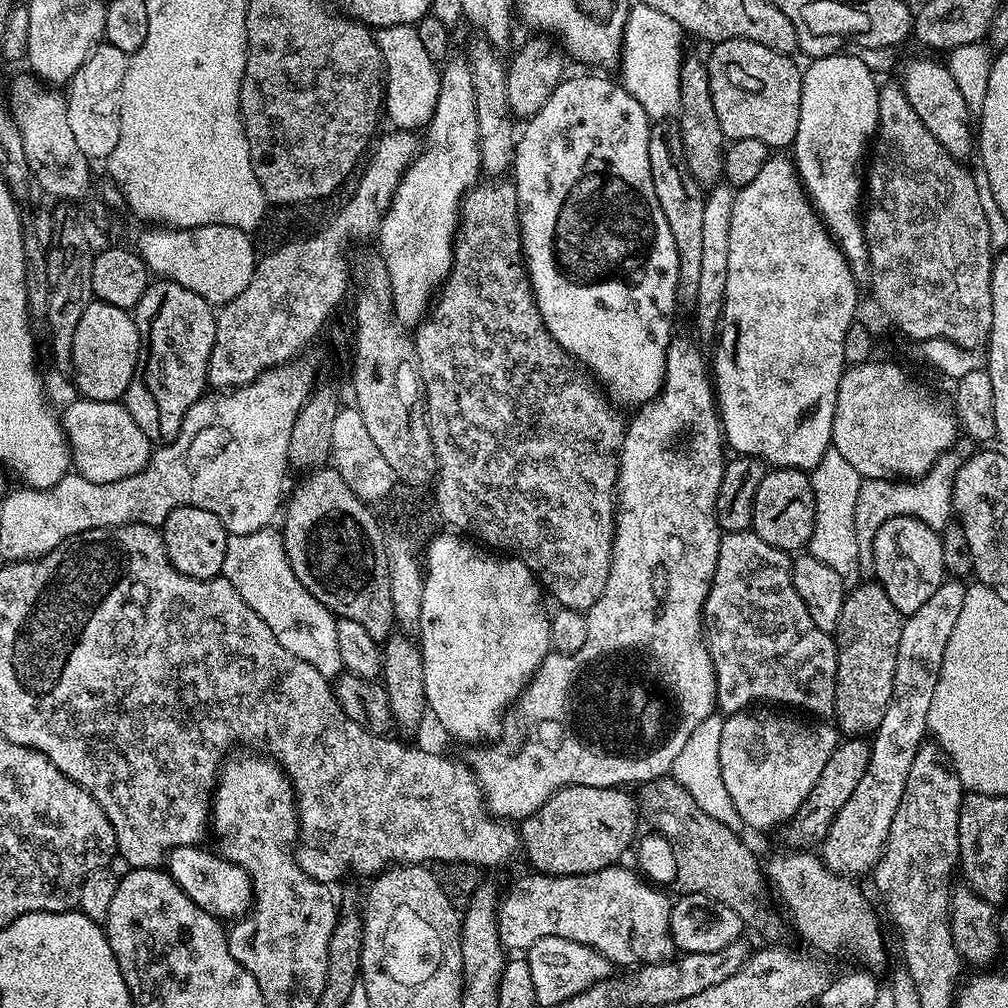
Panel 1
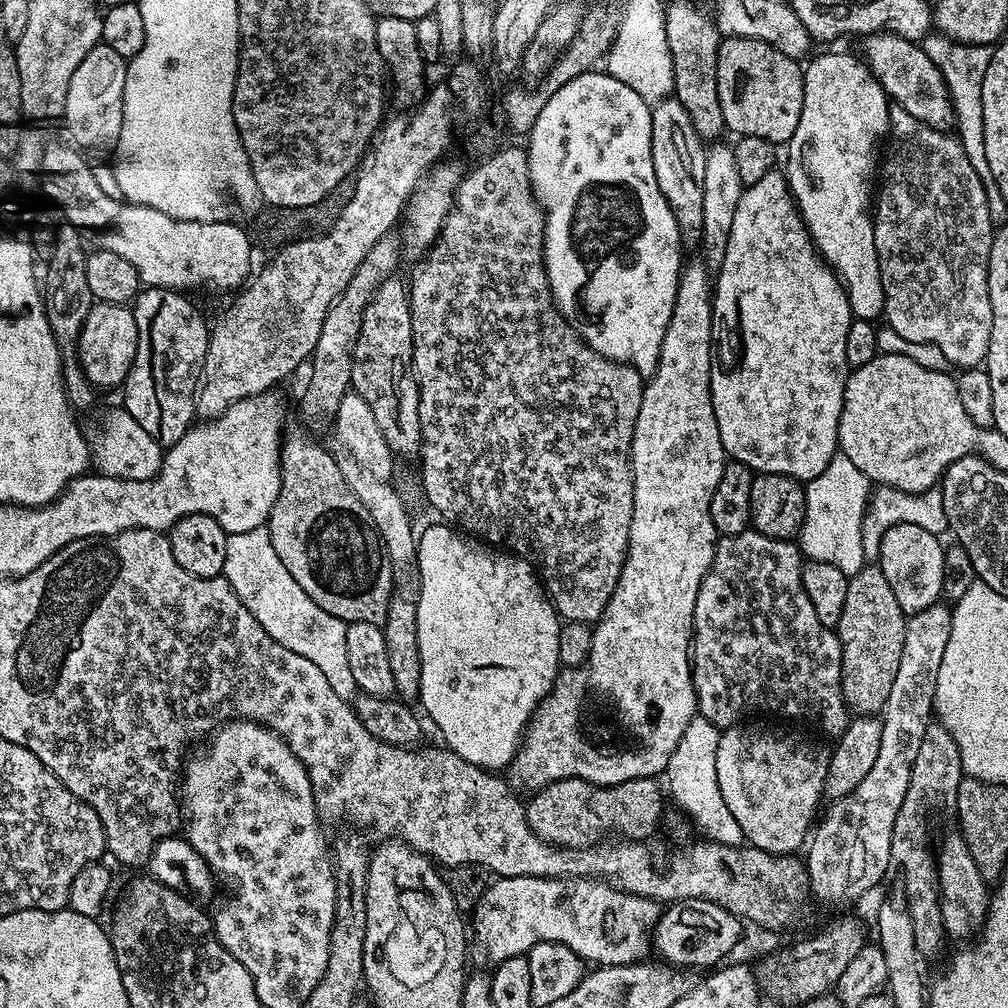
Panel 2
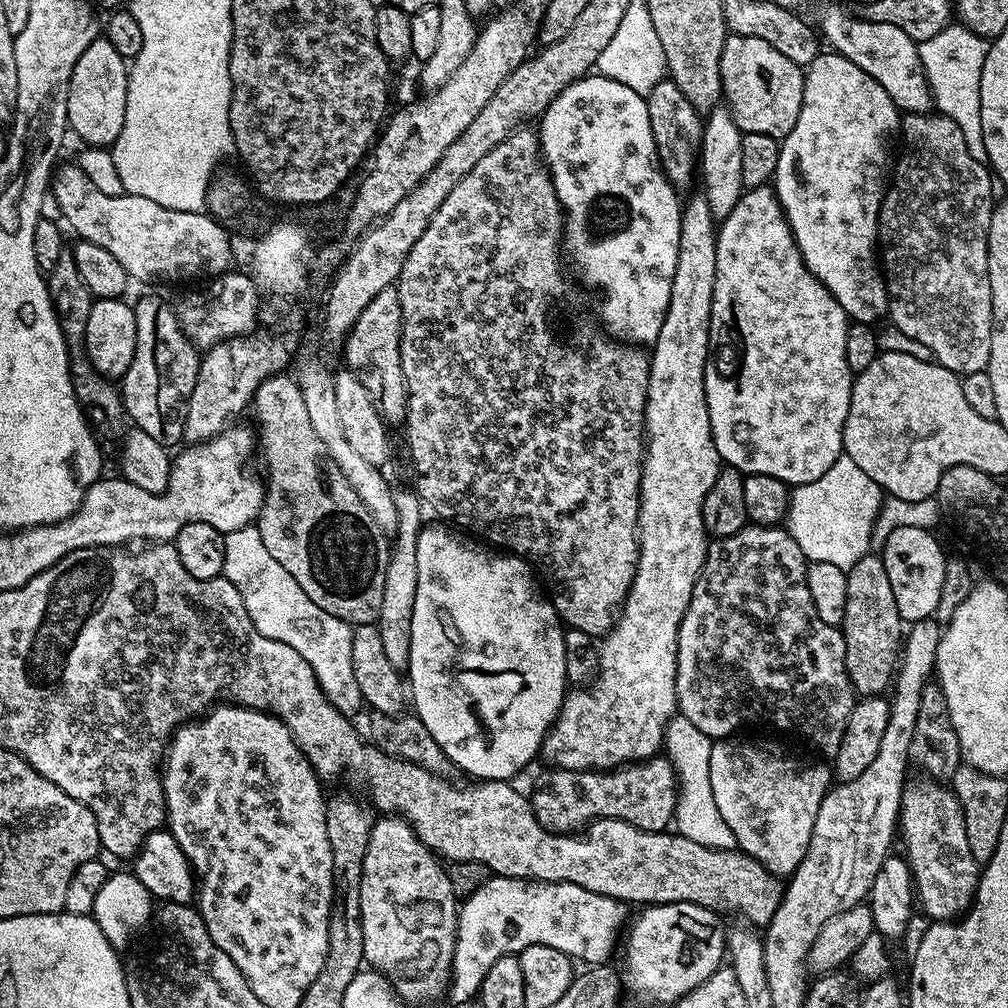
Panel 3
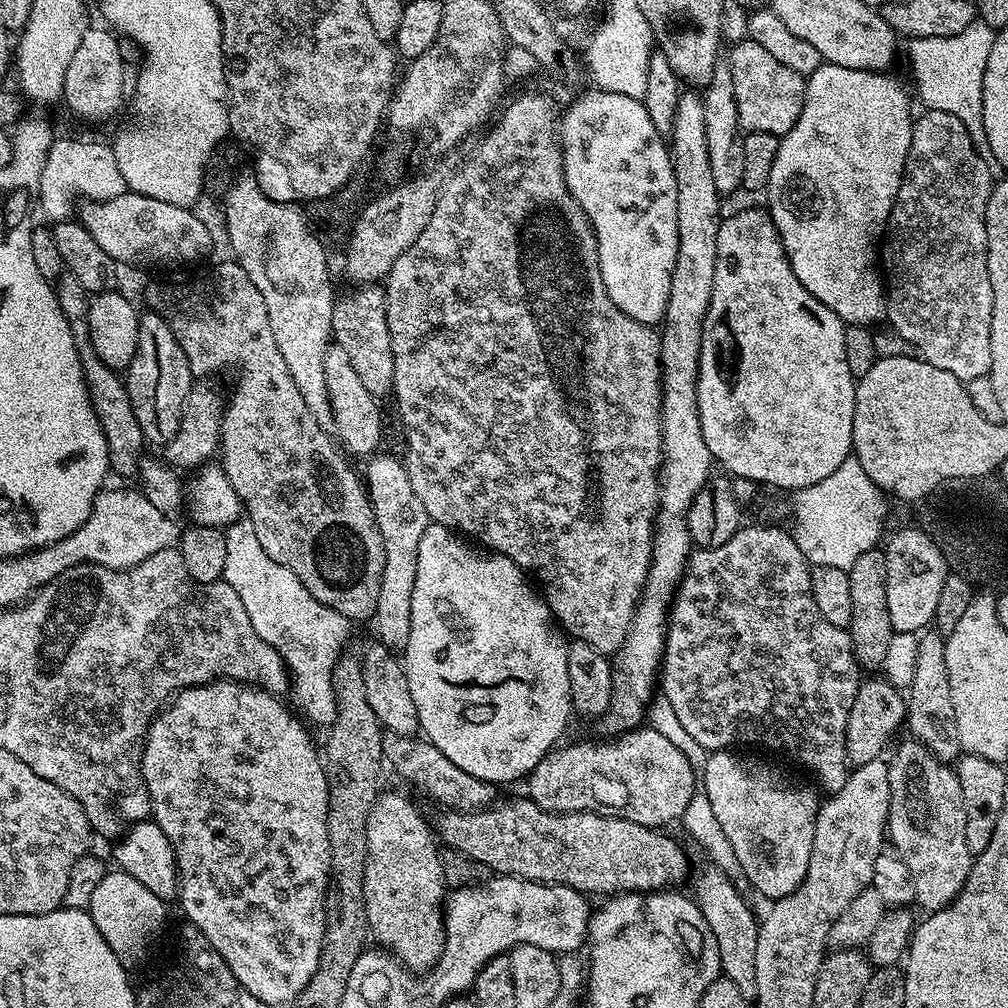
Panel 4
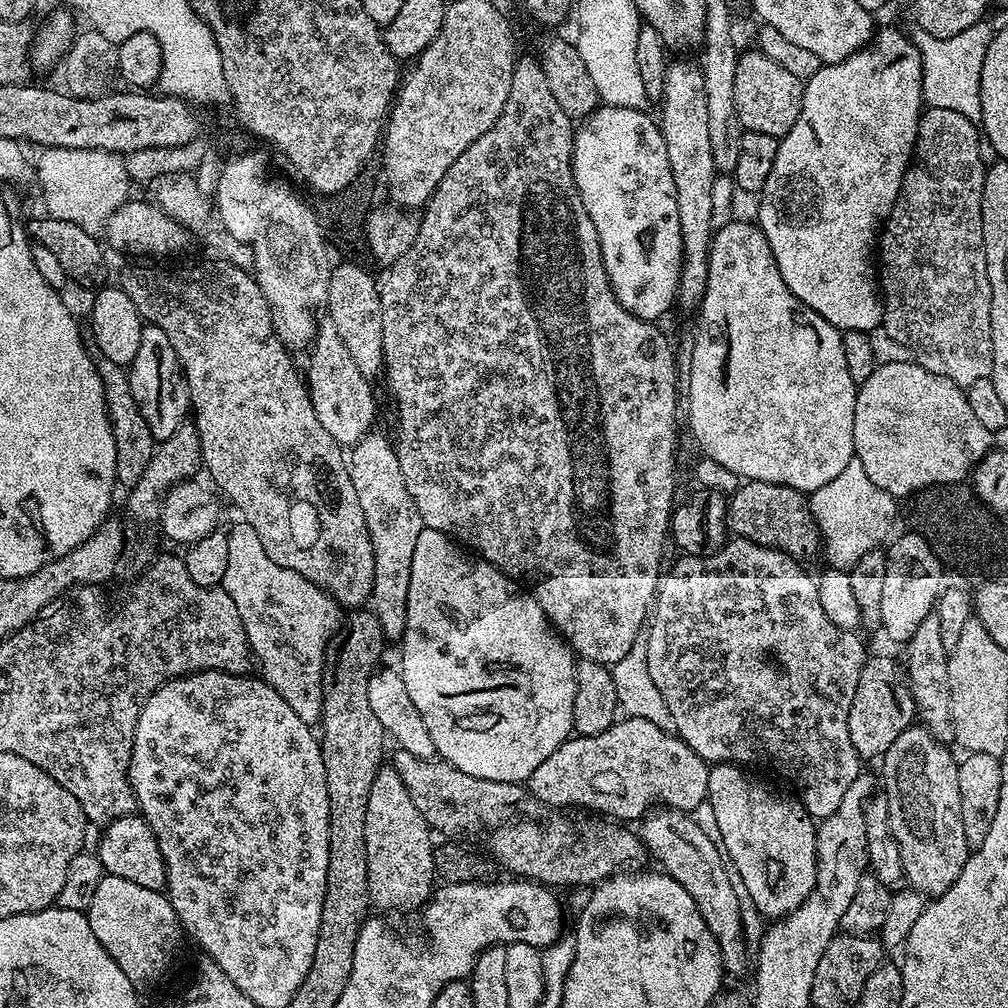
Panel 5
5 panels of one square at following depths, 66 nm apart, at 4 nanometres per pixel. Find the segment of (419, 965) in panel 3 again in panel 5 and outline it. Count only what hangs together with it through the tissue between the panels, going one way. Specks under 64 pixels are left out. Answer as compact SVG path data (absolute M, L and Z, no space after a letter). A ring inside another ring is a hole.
M380 767L366 802L366 878L368 899L375 907L377 904L396 912L412 912L428 903L438 880L432 836L433 829L418 814L418 806L414 806L414 798L410 798L410 790L406 790L398 770Z

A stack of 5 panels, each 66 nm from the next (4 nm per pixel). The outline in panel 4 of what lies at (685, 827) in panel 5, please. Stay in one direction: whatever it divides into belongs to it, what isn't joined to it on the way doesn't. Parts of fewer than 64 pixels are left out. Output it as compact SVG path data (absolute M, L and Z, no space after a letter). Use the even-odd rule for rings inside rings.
M707 866L700 872L700 877L693 886L691 895L700 908L702 918L706 918L706 926L714 934L714 942L718 942L718 958L723 979L734 982L738 990L752 1002L756 999L756 979L754 978L754 949L758 947L758 916L752 913L744 896L735 888L733 877L715 866Z

